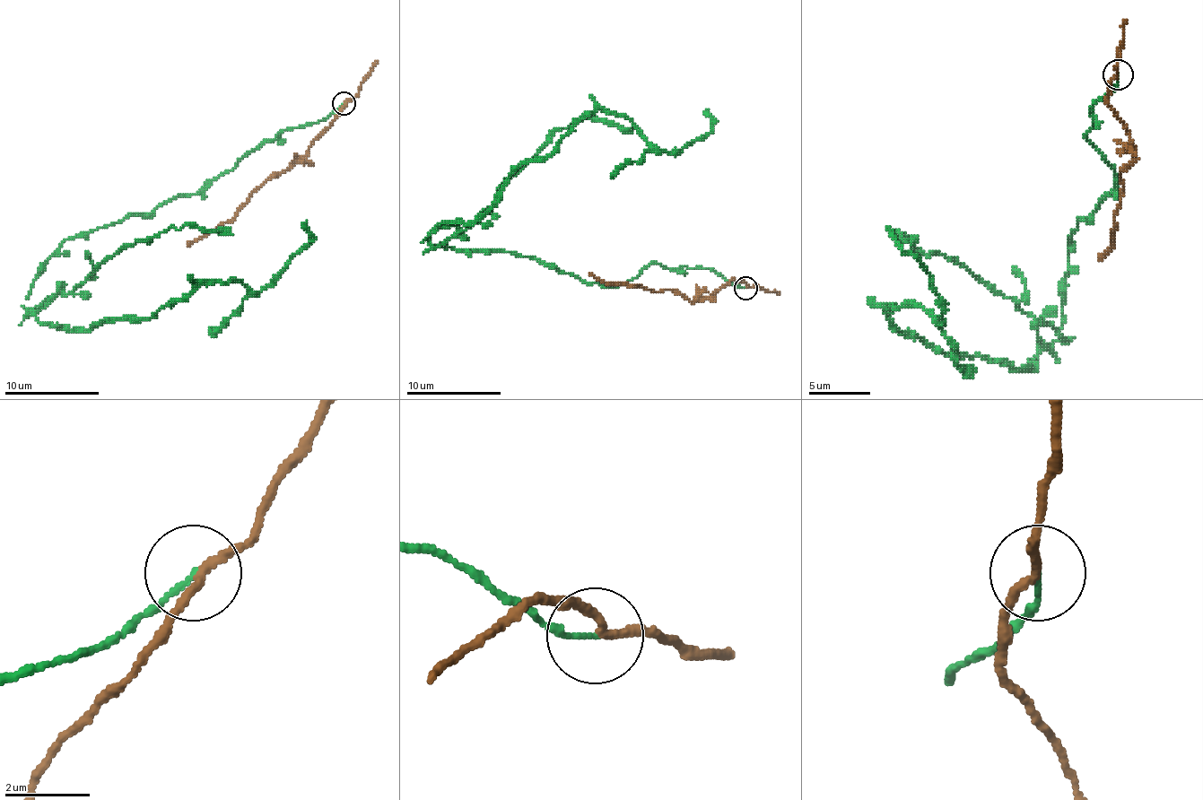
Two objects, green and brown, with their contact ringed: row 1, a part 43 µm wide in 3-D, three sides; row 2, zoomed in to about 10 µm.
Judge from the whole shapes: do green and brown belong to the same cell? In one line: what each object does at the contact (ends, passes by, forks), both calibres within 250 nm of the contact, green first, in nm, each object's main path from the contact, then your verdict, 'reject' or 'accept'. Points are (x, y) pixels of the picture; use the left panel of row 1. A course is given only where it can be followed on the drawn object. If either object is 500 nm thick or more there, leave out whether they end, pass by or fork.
green ends | brown passes by | 120/180 nm | green via (344, 104), (197, 192), (68, 237), (23, 306), (88, 329), (221, 282), (251, 291), (309, 244), (306, 220) | brown via (344, 104), (339, 116), (309, 152), (268, 178), (238, 213), (187, 246) | reject

